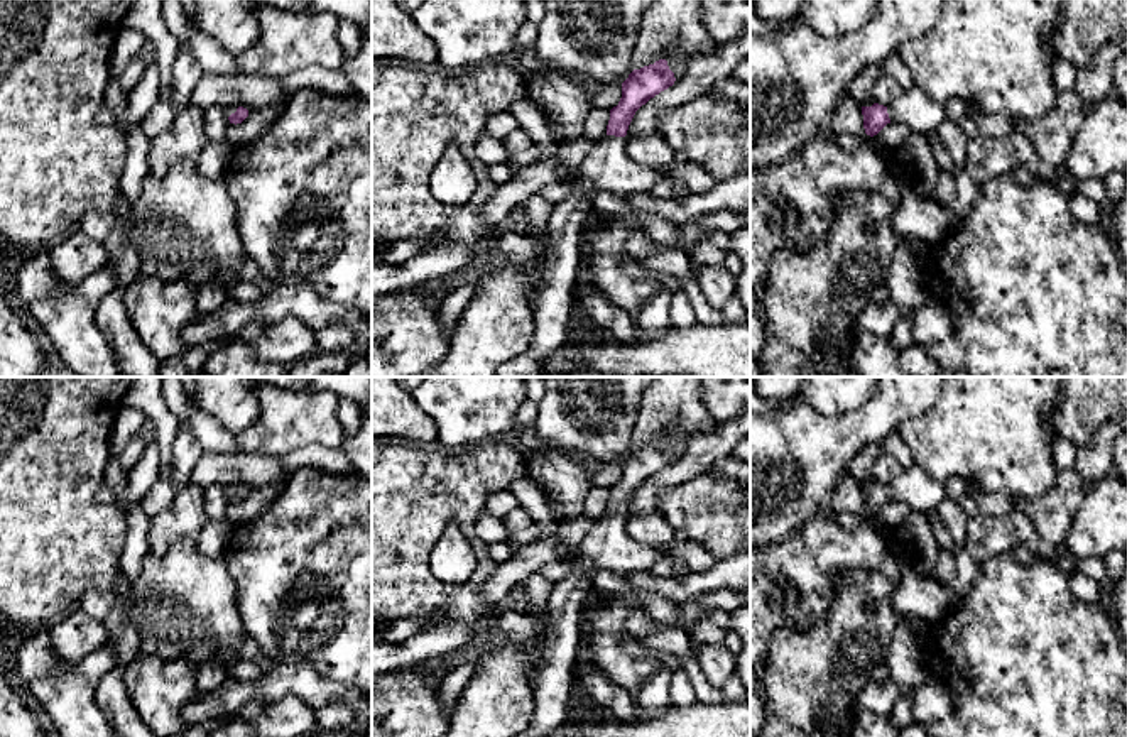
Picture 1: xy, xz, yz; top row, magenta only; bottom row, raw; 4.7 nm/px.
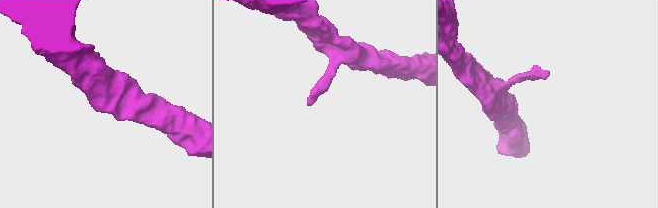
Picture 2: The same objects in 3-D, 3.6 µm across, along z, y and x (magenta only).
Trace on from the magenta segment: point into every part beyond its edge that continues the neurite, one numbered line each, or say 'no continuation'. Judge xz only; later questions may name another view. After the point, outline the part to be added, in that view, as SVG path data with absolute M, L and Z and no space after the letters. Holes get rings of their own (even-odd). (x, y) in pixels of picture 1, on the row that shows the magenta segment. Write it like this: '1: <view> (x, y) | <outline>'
1: xz (607, 168) | M605 135L585 157L576 174L578 189L556 203L547 220L549 248L542 252L541 286L531 296L531 345L502 363L495 377L539 377L542 362L568 340L581 262L578 245L593 211L590 193L608 191L627 198L649 193L661 179L661 167L645 167L627 156L627 137Z

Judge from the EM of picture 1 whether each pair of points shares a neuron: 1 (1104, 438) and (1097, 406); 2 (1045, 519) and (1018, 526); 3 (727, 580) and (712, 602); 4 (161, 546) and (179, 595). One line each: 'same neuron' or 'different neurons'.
1: different neurons
2: different neurons
3: different neurons
4: different neurons

